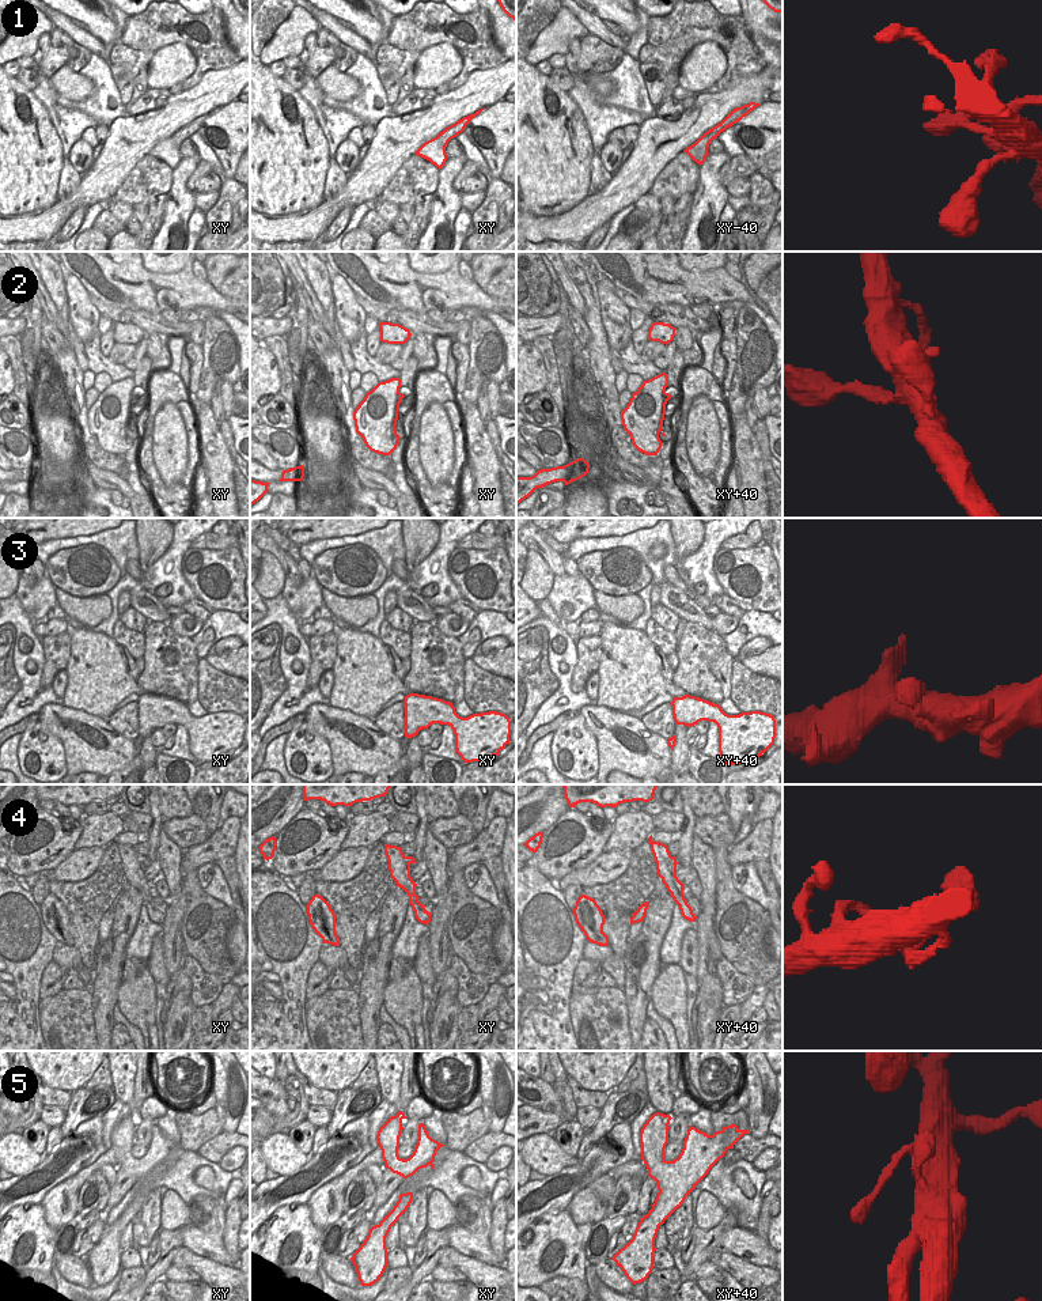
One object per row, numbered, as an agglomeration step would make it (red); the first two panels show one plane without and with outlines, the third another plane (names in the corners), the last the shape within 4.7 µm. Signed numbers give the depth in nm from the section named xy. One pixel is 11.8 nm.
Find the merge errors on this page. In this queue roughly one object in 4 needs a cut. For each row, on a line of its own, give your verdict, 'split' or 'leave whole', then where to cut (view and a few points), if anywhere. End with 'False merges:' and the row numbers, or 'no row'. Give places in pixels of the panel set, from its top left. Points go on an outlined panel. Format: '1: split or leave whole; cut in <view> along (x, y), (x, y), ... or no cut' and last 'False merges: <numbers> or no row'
1: split; cut in xy along (453, 124), (451, 128), (457, 135)
2: leave whole; no cut
3: leave whole; no cut
4: leave whole; no cut
5: leave whole; no cut
False merges: 1

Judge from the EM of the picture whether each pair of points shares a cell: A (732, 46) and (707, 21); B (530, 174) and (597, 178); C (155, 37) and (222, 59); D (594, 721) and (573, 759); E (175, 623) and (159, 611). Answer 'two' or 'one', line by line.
A: one
B: two
C: one
D: two
E: two

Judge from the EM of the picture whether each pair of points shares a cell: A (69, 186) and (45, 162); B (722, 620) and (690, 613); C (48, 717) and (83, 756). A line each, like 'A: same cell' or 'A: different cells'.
A: different cells
B: different cells
C: same cell

